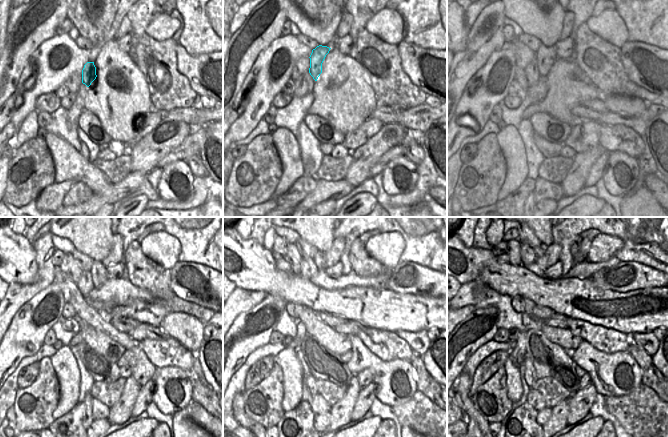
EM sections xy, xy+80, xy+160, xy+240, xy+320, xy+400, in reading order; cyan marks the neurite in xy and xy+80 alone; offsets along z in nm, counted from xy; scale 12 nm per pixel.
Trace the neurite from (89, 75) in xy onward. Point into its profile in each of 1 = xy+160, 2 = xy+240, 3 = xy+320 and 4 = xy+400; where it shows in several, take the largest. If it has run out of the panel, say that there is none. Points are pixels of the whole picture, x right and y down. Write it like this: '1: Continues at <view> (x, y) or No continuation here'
1: Continues at xy+160 (546, 55)
2: Continues at xy+240 (98, 271)
3: Continues at xy+320 (319, 257)
4: Continues at xy+400 (538, 250)

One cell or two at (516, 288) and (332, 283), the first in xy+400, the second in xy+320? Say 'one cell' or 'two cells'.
two cells

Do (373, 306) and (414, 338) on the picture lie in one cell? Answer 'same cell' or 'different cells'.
different cells

